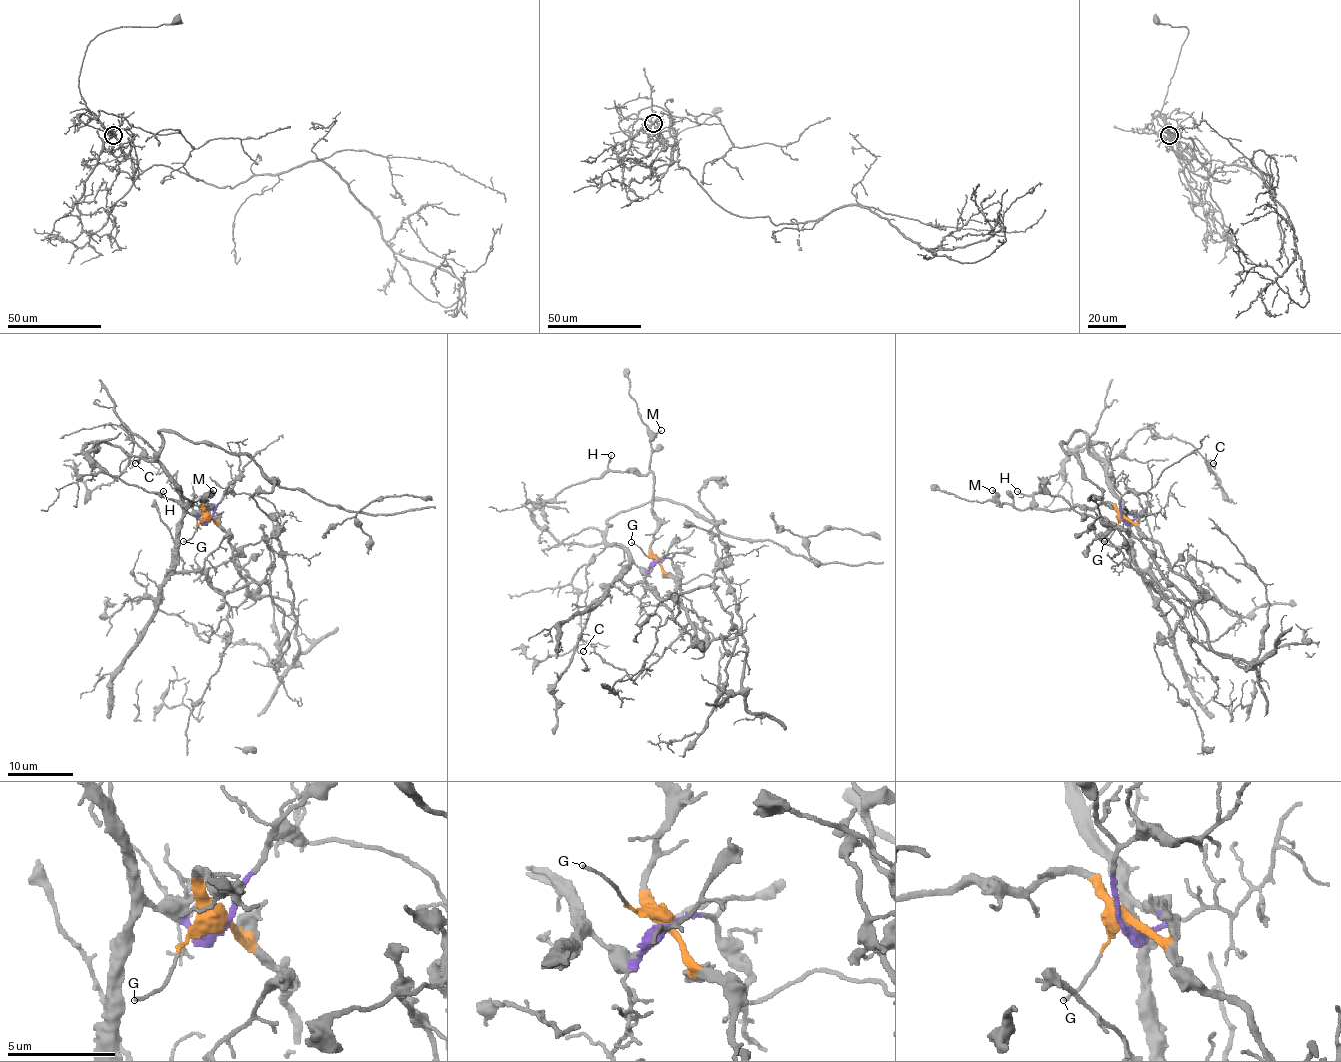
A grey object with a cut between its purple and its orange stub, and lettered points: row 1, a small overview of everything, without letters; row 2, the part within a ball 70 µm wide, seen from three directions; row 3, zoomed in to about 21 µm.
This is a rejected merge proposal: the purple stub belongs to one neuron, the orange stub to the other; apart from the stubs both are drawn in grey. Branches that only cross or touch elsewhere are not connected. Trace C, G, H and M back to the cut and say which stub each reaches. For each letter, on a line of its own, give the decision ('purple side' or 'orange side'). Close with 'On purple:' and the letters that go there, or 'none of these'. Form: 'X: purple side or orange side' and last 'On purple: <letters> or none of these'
C: purple side
G: orange side
H: orange side
M: orange side
On purple: C

